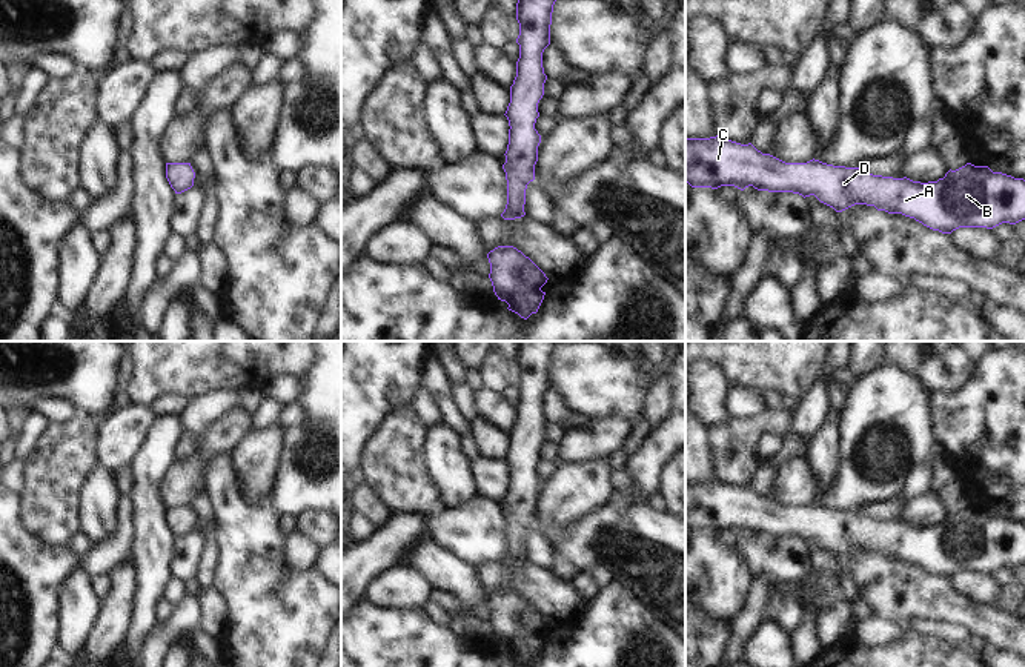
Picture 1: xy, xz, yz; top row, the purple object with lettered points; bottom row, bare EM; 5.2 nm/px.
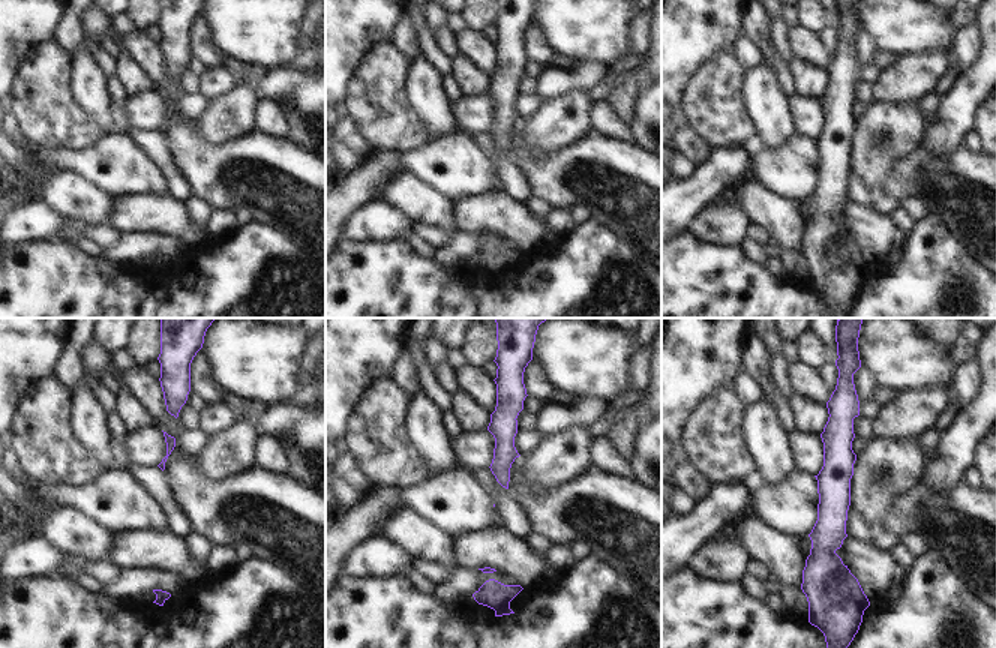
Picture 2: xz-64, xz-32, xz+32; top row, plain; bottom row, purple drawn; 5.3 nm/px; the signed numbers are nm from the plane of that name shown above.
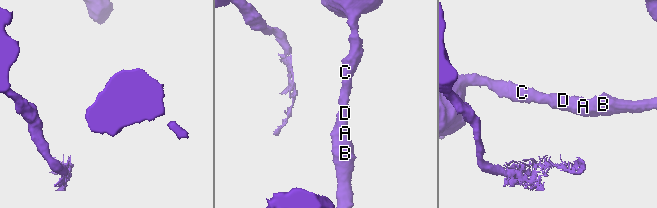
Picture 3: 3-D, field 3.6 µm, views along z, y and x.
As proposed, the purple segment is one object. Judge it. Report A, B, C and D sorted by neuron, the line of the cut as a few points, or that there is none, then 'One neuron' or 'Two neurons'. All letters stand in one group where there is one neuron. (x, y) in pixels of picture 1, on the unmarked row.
Groups: A B C D. No split. One neuron.

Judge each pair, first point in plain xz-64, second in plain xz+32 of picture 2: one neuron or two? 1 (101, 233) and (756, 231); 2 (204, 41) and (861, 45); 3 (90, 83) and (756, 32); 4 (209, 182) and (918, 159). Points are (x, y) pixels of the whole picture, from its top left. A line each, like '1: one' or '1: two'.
1: one
2: one
3: two
4: one

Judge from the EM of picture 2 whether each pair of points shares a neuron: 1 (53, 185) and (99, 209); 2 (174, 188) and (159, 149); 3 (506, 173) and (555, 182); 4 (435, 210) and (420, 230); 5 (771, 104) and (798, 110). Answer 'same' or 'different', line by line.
1: same
2: same
3: different
4: different
5: different

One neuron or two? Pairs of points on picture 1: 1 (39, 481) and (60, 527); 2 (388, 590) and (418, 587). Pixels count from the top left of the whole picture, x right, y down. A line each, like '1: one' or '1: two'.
1: one
2: one

